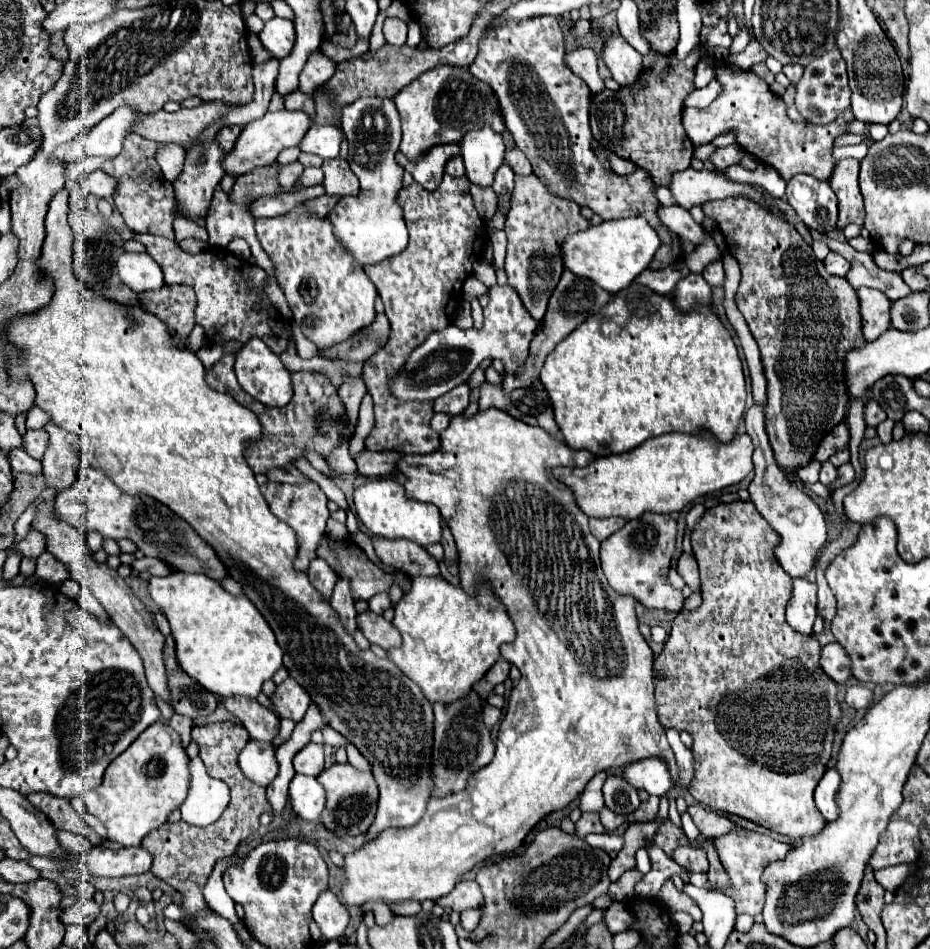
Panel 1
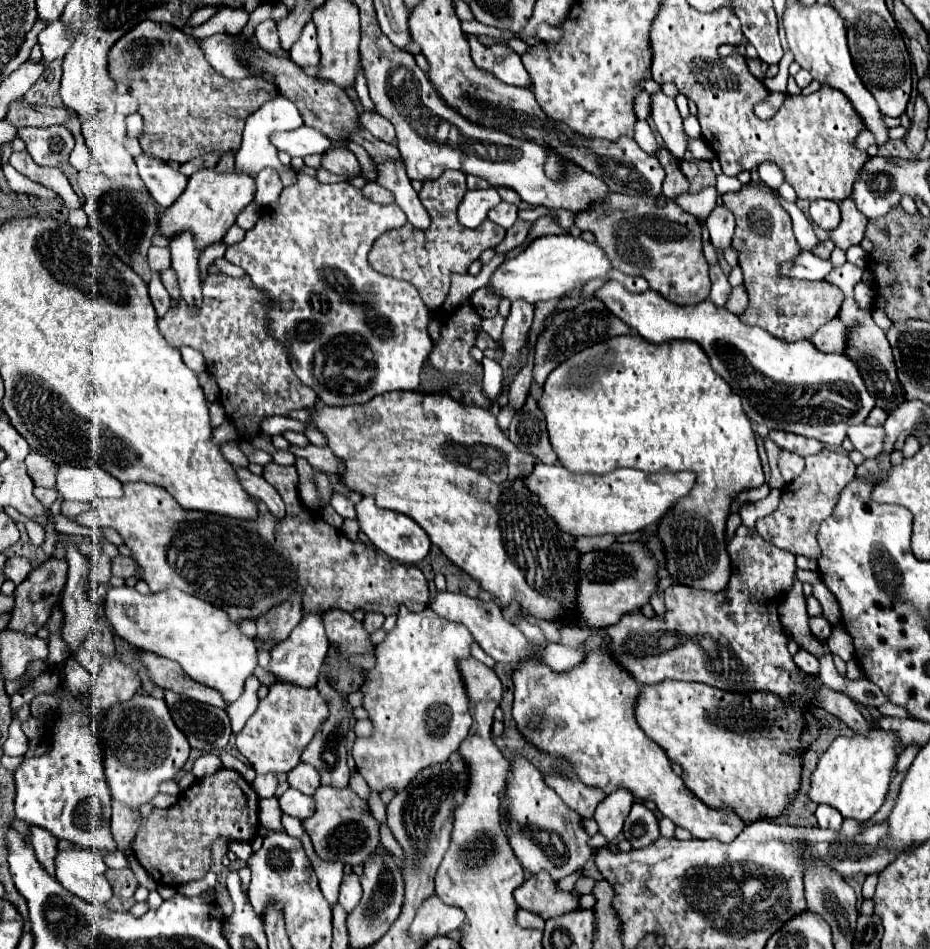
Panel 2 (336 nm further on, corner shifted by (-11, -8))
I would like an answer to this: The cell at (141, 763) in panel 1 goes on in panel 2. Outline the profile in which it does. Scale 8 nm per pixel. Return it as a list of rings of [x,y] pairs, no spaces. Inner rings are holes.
[[[137,694],[137,698],[131,698],[131,702],[123,702],[119,706],[113,706],[107,712],[107,718],[103,718],[103,746],[107,746],[107,782],[109,790],[113,794],[113,800],[127,804],[131,810],[139,810],[141,804],[151,802],[159,794],[159,786],[165,780],[173,780],[175,774],[185,766],[189,758],[189,742],[183,736],[183,732],[173,724],[171,714],[163,702],[163,698],[153,698],[147,694]]]

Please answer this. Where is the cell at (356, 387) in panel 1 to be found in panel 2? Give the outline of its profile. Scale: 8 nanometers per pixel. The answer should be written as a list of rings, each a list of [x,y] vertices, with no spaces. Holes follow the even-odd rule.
[[[335,492],[333,498],[331,498],[331,506],[337,510],[337,514],[341,514],[343,518],[355,518],[355,504],[345,496],[345,494],[339,494]]]

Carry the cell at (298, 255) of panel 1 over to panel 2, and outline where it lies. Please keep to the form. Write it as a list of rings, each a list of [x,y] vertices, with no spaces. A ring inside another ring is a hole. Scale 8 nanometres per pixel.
[[[297,174],[297,182],[287,186],[279,200],[261,208],[257,224],[245,240],[227,248],[225,258],[241,266],[255,286],[273,298],[271,334],[279,338],[293,356],[293,370],[299,380],[313,388],[327,406],[365,404],[379,394],[393,390],[415,390],[419,370],[427,362],[433,342],[427,334],[429,310],[419,298],[415,286],[371,270],[367,254],[373,242],[387,230],[407,222],[395,204],[373,204],[347,182],[321,184],[313,176]]]

